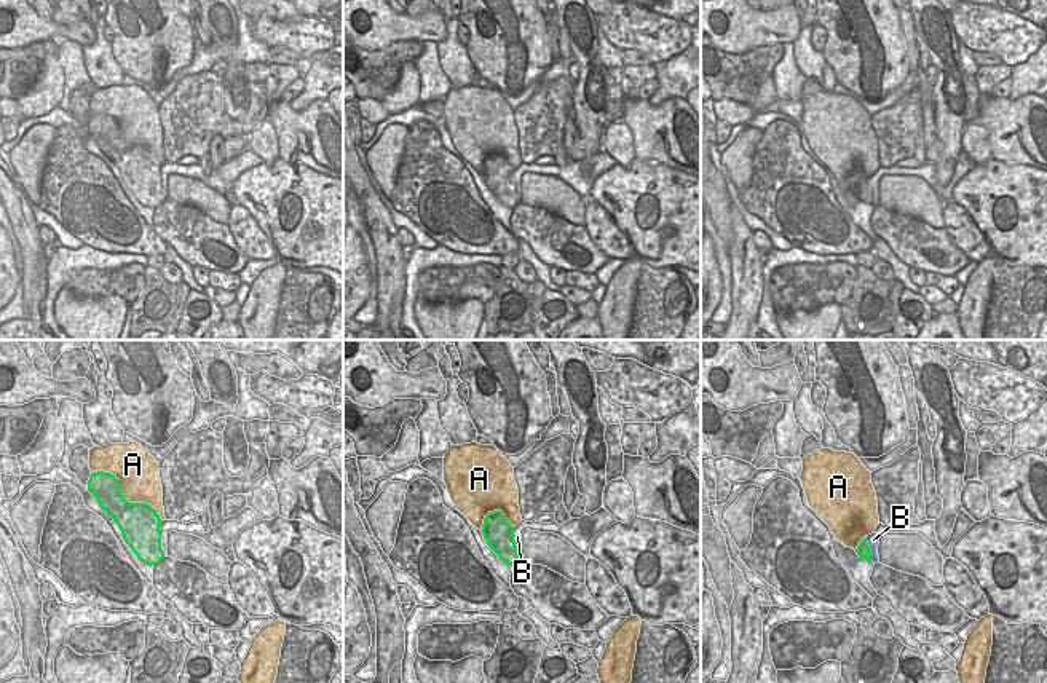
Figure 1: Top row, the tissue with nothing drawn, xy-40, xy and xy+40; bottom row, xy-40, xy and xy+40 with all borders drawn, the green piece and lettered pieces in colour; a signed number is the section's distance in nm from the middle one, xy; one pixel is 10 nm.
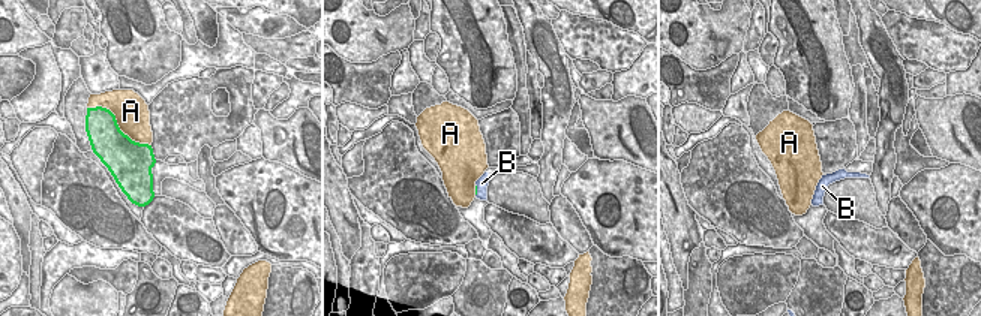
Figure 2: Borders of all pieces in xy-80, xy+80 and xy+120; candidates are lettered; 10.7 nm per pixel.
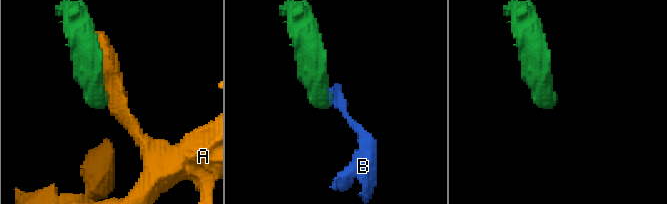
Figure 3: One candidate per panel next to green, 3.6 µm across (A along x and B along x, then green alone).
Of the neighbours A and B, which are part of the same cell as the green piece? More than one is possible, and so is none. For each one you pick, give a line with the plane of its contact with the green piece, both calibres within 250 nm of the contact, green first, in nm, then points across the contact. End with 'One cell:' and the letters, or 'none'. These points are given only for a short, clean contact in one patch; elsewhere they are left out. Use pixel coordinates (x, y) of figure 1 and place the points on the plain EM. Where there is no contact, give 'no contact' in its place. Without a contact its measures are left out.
One cell: none

